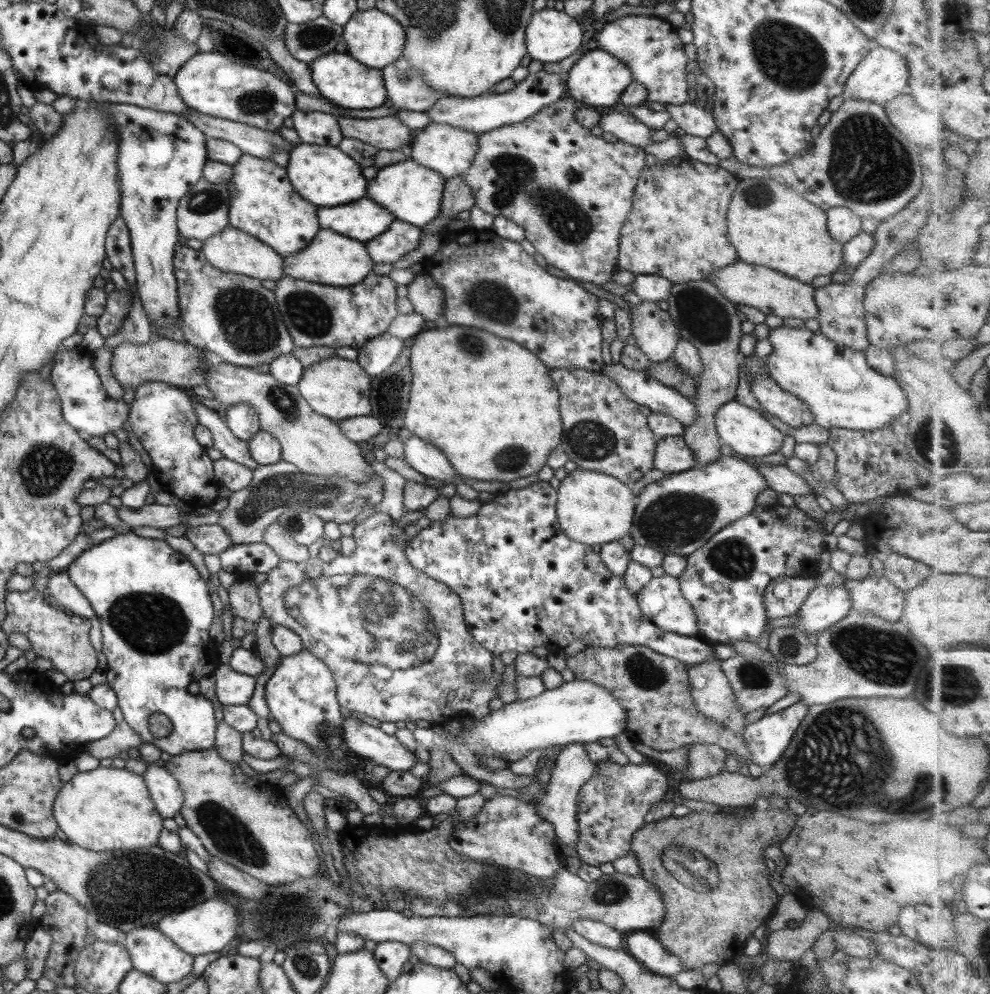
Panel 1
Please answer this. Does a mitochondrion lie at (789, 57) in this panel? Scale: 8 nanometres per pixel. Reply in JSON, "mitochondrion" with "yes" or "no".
{"mitochondrion":"yes"}

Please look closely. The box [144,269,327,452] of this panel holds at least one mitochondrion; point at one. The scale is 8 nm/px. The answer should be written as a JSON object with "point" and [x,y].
{"point":[249,322]}

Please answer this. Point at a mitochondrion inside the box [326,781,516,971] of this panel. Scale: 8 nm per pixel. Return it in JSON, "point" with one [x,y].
{"point":[387,893]}

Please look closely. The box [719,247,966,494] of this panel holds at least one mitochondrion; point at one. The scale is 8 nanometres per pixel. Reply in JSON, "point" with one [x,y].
{"point":[933,442]}

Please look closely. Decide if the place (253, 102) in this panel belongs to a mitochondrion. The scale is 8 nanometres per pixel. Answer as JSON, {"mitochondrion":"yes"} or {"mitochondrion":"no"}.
{"mitochondrion":"yes"}

